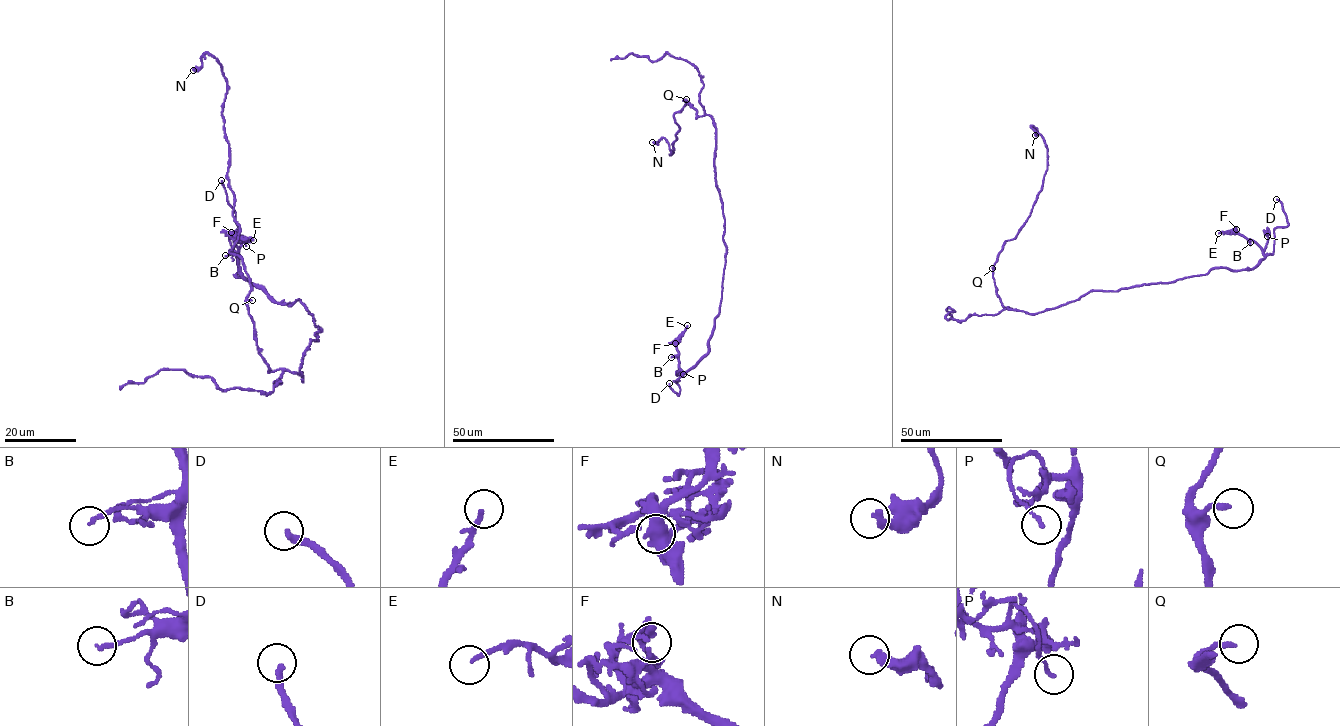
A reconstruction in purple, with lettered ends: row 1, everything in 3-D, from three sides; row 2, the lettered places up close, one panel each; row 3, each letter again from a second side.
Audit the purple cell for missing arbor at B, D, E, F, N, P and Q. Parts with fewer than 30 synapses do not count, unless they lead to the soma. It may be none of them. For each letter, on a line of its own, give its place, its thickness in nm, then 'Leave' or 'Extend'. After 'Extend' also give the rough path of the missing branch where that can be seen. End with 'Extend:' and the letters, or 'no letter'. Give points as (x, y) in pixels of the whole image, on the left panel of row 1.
B: Place: (225, 255). Thickness 160 nm. Leave
D: Place: (221, 180). Thickness 260 nm. Extend
E: Place: (253, 240). Thickness 180 nm. Leave
F: Place: (231, 232). Thickness 170 nm. Leave
N: Place: (193, 70). Thickness 280 nm. Leave
P: Place: (246, 246). Thickness 100 nm. Leave
Q: Place: (252, 300). Thickness 180 nm. Leave
Extend: D

